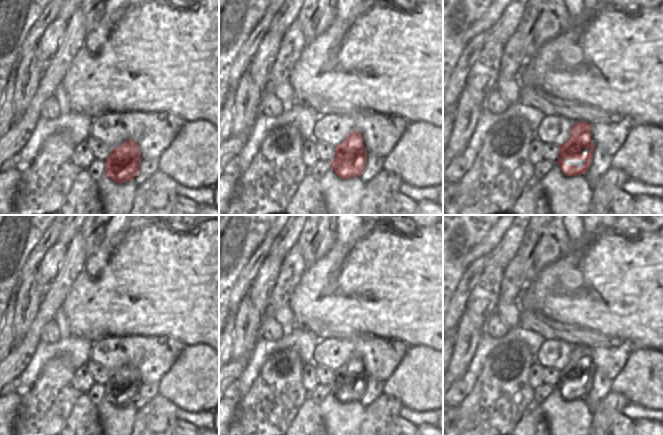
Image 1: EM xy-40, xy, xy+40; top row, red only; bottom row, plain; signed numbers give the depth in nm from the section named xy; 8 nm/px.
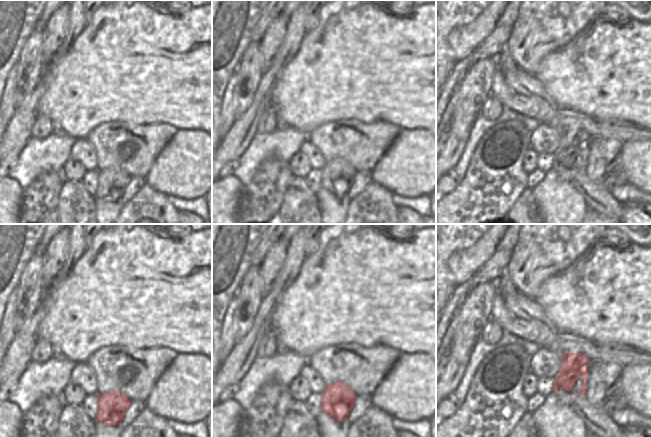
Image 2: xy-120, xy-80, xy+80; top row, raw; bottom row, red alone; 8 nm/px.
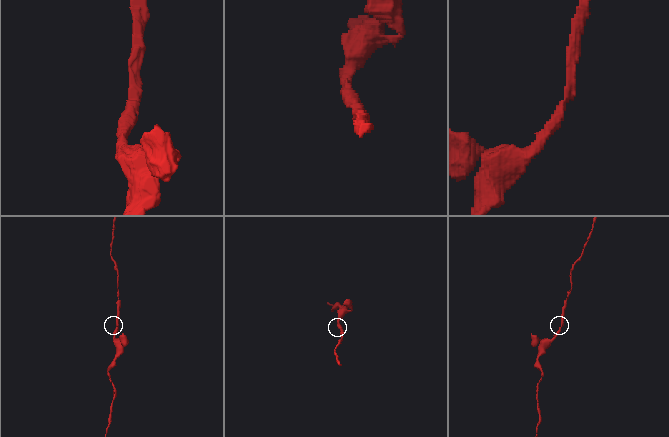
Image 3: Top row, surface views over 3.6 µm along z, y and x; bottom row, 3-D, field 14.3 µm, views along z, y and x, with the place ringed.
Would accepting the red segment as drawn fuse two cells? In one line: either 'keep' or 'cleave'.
keep

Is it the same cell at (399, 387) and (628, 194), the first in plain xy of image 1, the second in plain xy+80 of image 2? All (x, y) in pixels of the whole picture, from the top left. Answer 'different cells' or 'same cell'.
different cells

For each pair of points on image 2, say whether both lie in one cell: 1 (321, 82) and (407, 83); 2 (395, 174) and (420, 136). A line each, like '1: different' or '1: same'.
1: same
2: same

